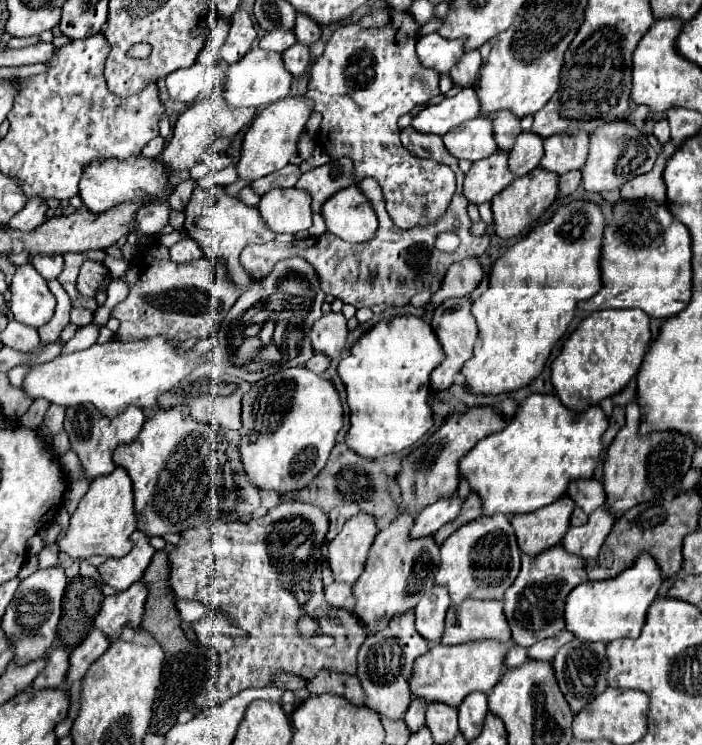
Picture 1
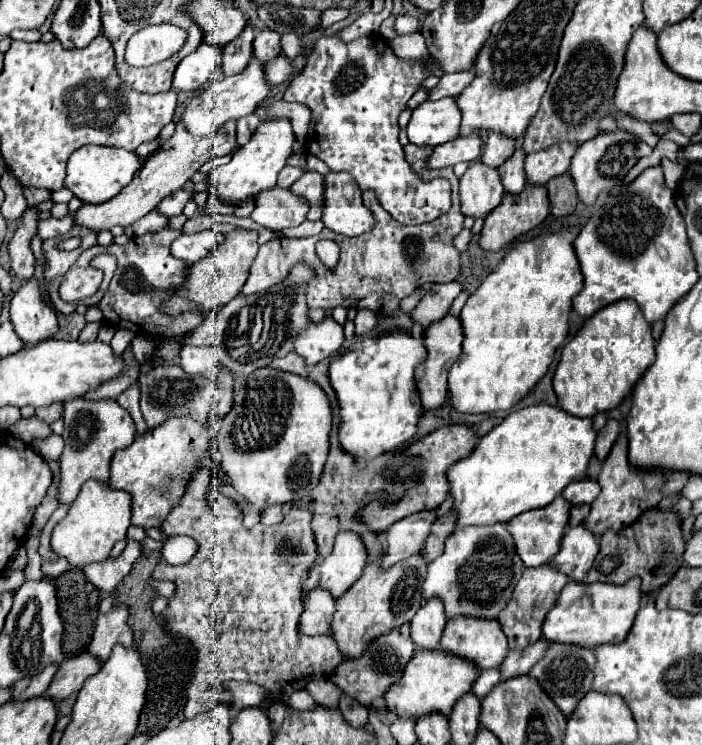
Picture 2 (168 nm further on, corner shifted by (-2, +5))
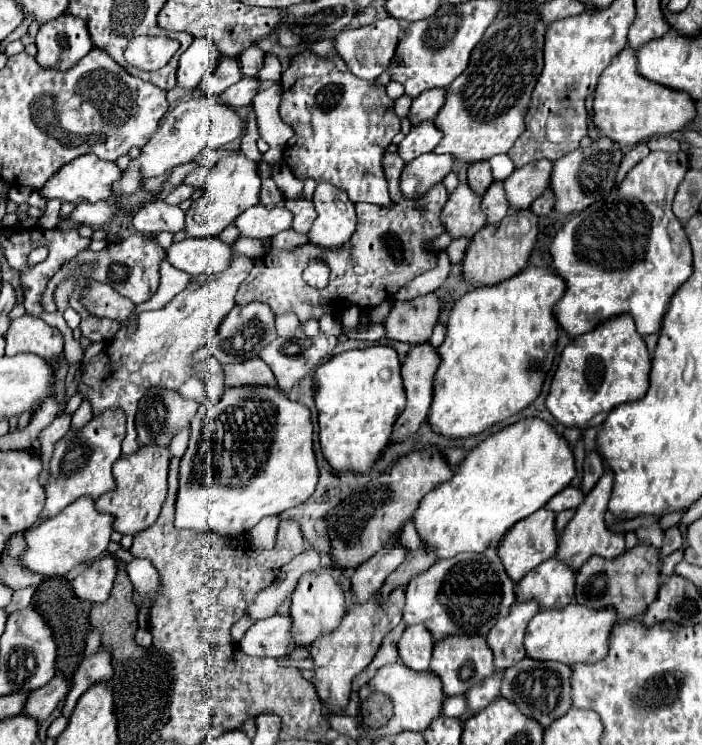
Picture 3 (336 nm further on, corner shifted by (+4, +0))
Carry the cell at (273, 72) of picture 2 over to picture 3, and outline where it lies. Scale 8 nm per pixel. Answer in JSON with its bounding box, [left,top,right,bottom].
[221,78,263,108]

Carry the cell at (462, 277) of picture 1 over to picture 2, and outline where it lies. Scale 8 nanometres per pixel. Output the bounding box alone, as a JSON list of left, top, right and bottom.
[411,281,461,329]

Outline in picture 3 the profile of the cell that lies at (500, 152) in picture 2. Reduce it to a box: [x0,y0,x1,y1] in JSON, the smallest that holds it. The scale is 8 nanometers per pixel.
[467,160,493,196]

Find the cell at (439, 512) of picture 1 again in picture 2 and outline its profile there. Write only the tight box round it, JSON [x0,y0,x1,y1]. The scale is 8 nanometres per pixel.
[379,511,435,569]

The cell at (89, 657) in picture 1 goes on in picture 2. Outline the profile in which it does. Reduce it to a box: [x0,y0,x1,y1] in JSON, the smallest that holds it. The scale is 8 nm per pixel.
[45,653,101,701]

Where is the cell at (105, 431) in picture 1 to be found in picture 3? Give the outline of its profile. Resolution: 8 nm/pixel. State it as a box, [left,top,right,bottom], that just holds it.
[41,410,125,516]

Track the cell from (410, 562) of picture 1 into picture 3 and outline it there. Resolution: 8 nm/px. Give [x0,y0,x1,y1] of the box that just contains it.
[311,586,405,714]

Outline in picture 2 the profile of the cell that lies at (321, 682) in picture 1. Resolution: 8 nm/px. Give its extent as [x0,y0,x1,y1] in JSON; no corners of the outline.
[339,693,367,727]

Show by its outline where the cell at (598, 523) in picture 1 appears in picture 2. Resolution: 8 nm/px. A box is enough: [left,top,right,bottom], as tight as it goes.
[549,525,597,581]

